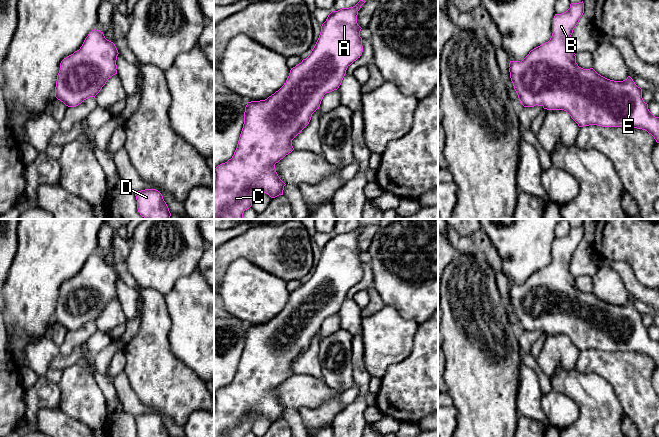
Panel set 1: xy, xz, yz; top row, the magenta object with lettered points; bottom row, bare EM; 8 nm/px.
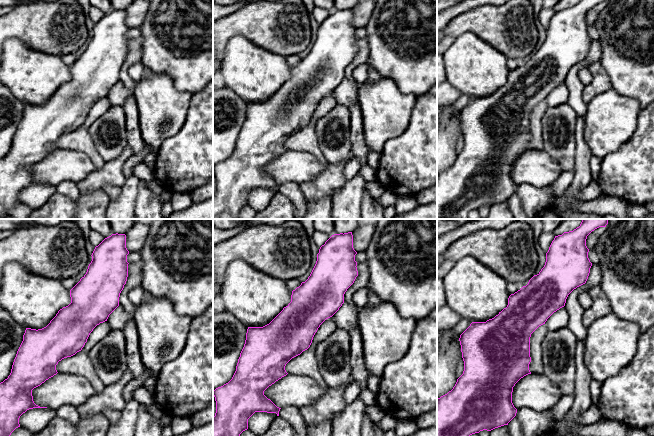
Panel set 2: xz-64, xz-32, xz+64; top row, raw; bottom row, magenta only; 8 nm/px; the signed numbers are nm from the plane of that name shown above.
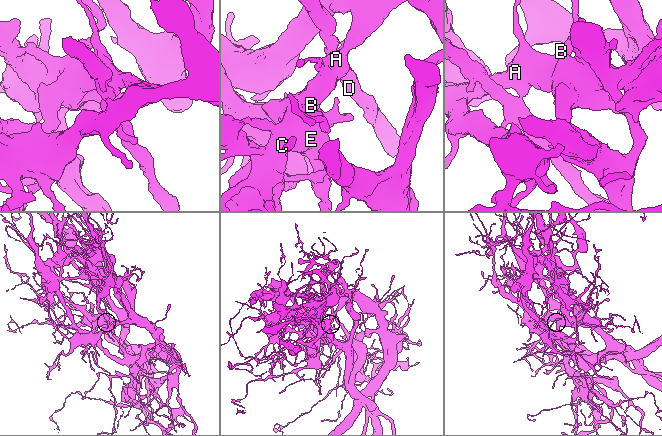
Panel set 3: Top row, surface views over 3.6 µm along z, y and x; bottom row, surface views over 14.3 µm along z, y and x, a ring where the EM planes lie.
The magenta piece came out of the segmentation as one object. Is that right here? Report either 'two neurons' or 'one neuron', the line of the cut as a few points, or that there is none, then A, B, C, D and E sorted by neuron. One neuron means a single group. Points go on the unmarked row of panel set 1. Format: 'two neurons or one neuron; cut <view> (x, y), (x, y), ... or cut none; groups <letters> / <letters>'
two neurons; cut yz (521, 285), (533, 295), (536, 328); groups A / B C D E

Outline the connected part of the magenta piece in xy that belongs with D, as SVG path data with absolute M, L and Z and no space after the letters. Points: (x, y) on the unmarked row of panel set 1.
M145 413L135 417L139 437L170 437L162 418L156 413Z

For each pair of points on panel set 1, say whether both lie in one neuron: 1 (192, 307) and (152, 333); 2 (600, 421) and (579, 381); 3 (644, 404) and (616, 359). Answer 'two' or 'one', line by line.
1: two
2: one
3: one

